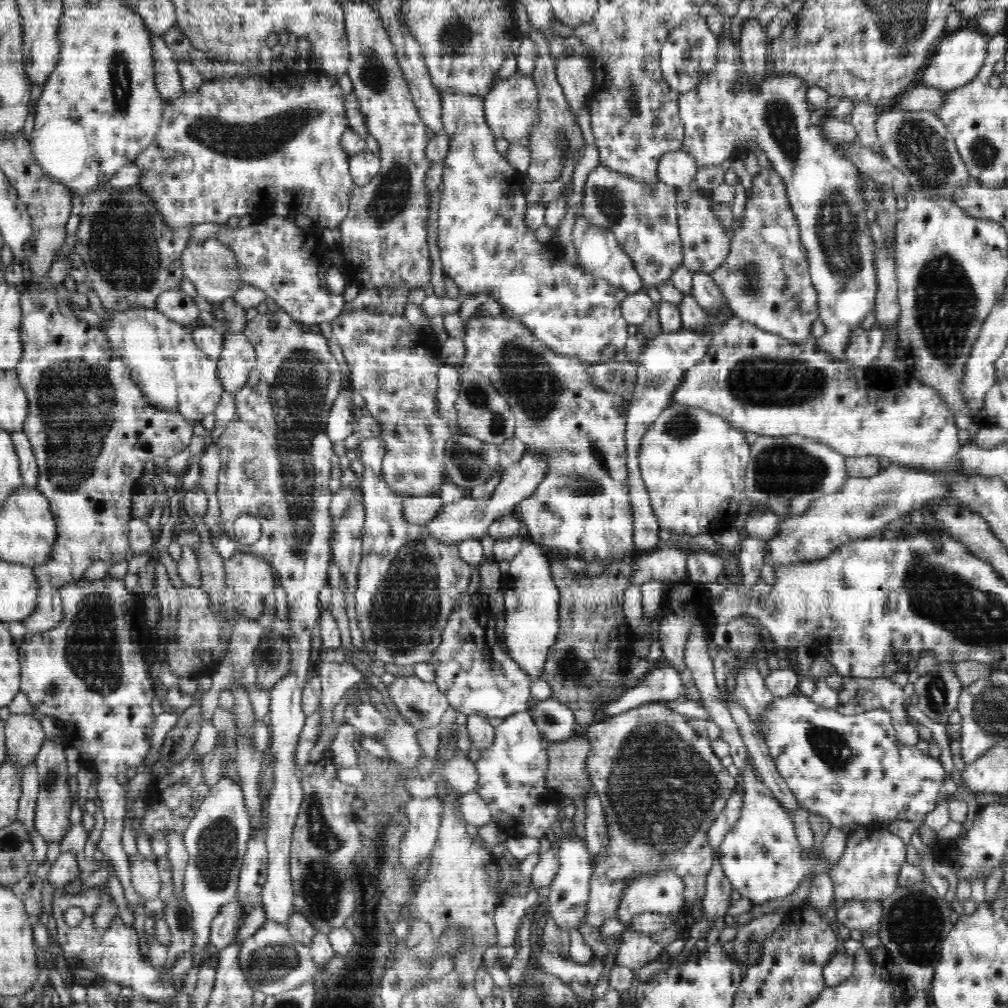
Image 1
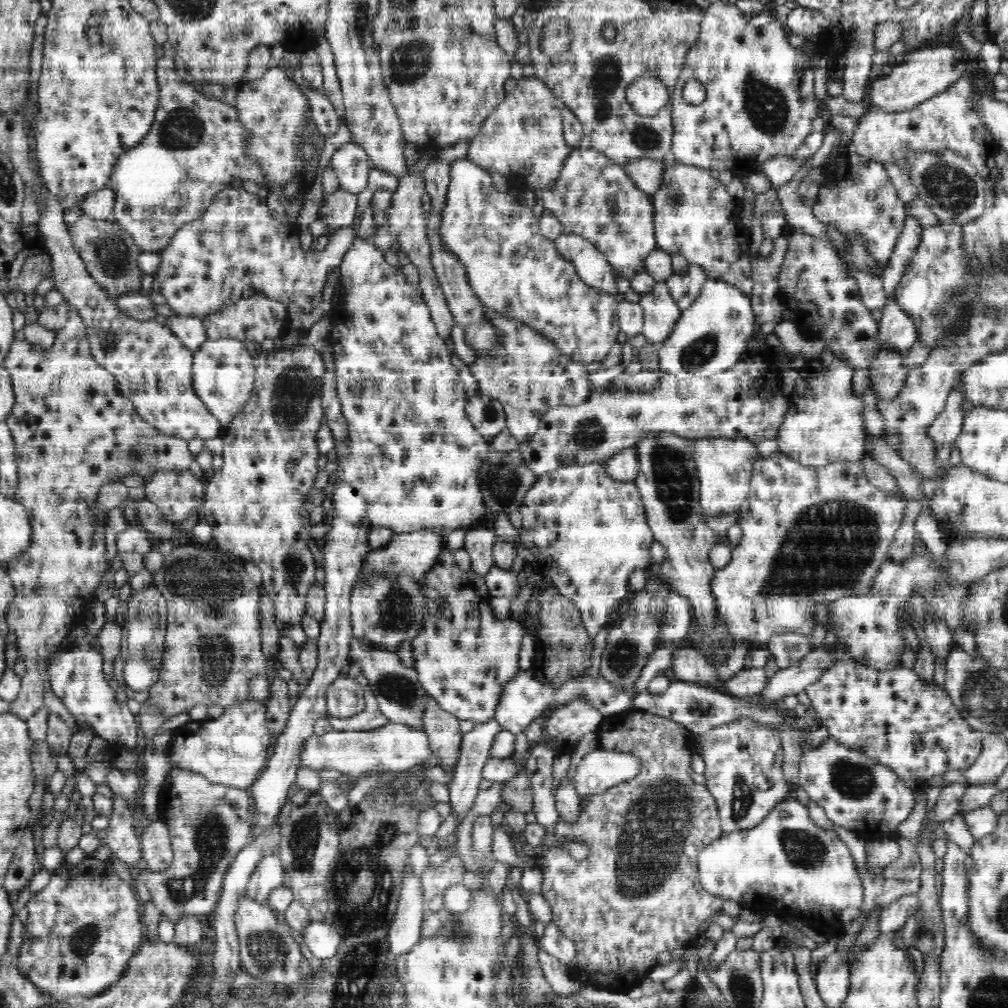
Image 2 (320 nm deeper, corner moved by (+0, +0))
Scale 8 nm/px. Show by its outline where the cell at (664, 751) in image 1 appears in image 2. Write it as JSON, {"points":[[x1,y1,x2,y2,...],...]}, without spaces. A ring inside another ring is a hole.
{"points":[[631,709,616,713,615,715,605,715,596,732,598,738,597,746,600,746,600,748,617,752,623,757,626,754,638,757,640,759,640,772,630,782,622,782,618,786,612,786,612,788,608,788,604,792,589,796,585,801,581,801,581,811,576,822,566,823,561,818,557,820,556,831,557,842,559,844,555,848,546,850,546,854,544,854,544,859,546,860,542,862,542,866,540,867,544,876,541,895,552,908,553,922,556,923,556,926,562,931,562,934,575,944,577,953,574,955,574,960,567,966,568,975,584,986,627,994,632,986,636,986,648,978,651,970,657,966,656,958,658,954,666,951,671,953,672,950,678,950,678,948,685,948,686,946,695,946,698,934,700,934,700,926,708,918,722,913,725,900,704,891,700,881,698,881,698,856,702,849,718,840,718,838,721,838,724,832,721,828,721,820,717,811,715,798,710,794,710,791,705,785,694,782,688,774,692,771,691,760,695,754,695,736,683,724,647,713,646,711],[570,840,588,844,591,853,590,857,584,861,576,861,576,859,570,857,568,851,564,849,564,844,570,842]]}

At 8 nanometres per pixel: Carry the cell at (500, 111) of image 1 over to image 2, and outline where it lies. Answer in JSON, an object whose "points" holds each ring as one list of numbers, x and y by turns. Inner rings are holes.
{"points":[[522,77,517,80,514,90,505,96,498,108,486,118,480,134,470,143,470,150,465,158,469,158,480,168,488,172,499,172,506,180,512,176,520,178,529,189,549,189,558,178,563,162,573,150,564,142,562,108,565,104,544,82,536,77]]}

